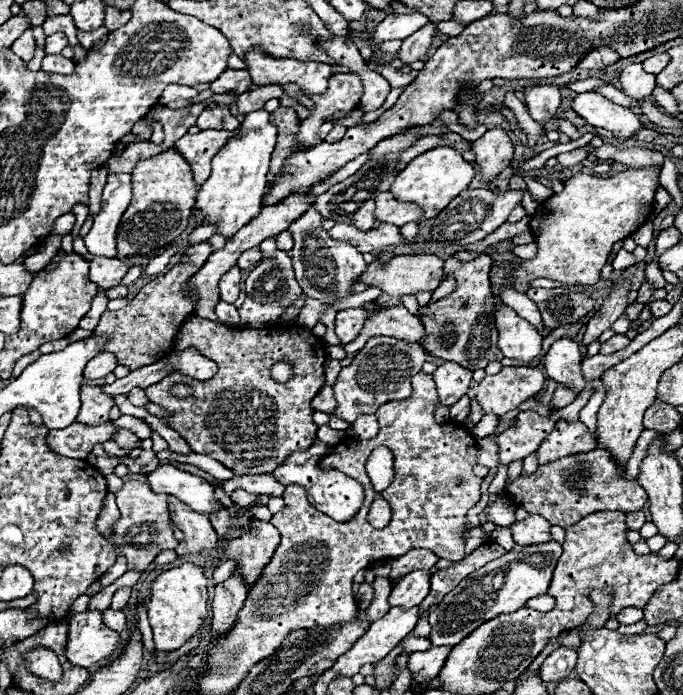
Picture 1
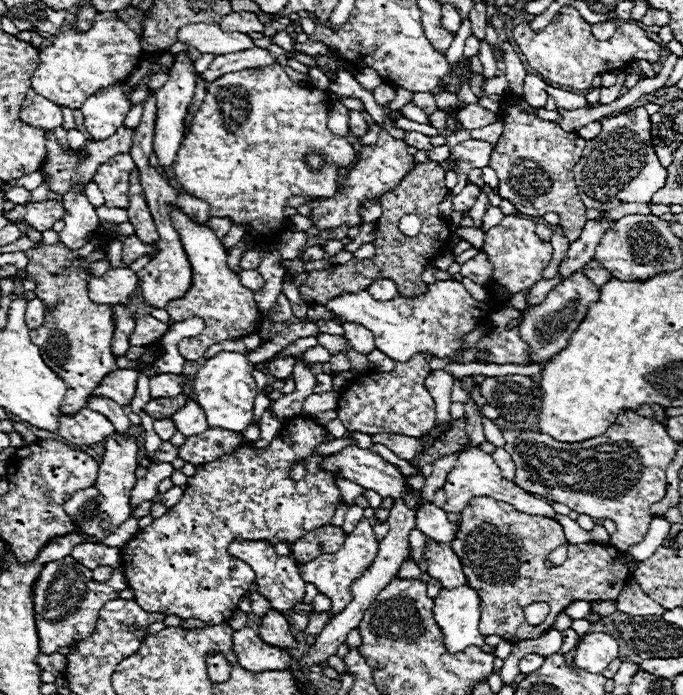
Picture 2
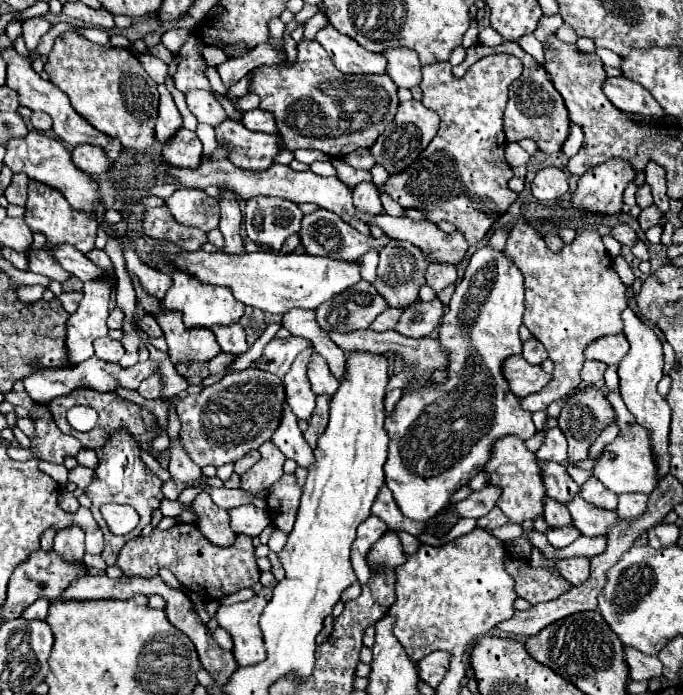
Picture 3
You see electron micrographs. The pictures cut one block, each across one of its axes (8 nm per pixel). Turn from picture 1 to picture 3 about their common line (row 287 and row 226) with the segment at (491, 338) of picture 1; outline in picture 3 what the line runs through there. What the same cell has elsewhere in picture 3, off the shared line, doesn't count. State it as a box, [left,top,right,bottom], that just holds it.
[384,54,522,246]

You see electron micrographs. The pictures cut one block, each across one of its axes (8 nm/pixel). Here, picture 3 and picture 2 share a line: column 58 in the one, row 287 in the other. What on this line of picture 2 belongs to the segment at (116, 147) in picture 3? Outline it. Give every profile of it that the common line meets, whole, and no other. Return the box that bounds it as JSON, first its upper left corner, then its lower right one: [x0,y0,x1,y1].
[90,268,138,304]

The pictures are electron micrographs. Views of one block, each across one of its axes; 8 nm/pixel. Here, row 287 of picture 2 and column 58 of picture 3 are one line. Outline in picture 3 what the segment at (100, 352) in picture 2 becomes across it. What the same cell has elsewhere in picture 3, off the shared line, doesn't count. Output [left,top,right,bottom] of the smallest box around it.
[46,32,160,154]

